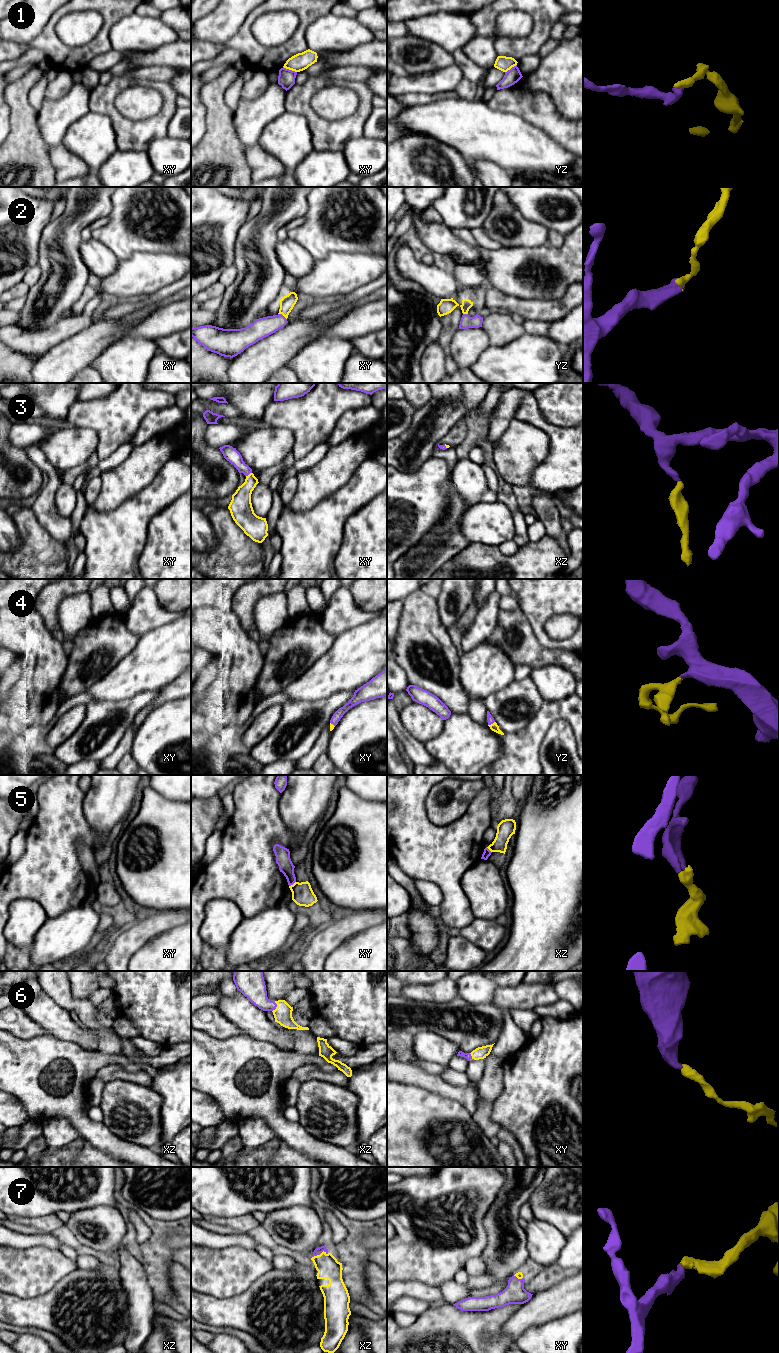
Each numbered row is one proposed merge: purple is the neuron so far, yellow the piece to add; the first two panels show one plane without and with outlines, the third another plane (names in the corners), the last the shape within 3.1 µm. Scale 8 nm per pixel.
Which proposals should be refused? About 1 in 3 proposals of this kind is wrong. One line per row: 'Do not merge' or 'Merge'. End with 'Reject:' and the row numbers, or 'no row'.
1: Do not merge
2: Merge
3: Merge
4: Merge
5: Do not merge
6: Merge
7: Merge
Reject: 1, 5

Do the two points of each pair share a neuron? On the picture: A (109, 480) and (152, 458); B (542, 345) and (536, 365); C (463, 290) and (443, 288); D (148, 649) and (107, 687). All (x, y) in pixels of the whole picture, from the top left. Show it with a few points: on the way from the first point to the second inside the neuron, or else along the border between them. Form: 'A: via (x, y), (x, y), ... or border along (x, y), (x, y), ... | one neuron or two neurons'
A: via (120, 476), (131, 476), (141, 466) | one neuron
B: via (542, 350), (538, 360) | one neuron
C: border along (449, 269), (456, 283), (456, 292), (453, 297) | two neurons
D: via (138, 659), (117, 680) | one neuron

